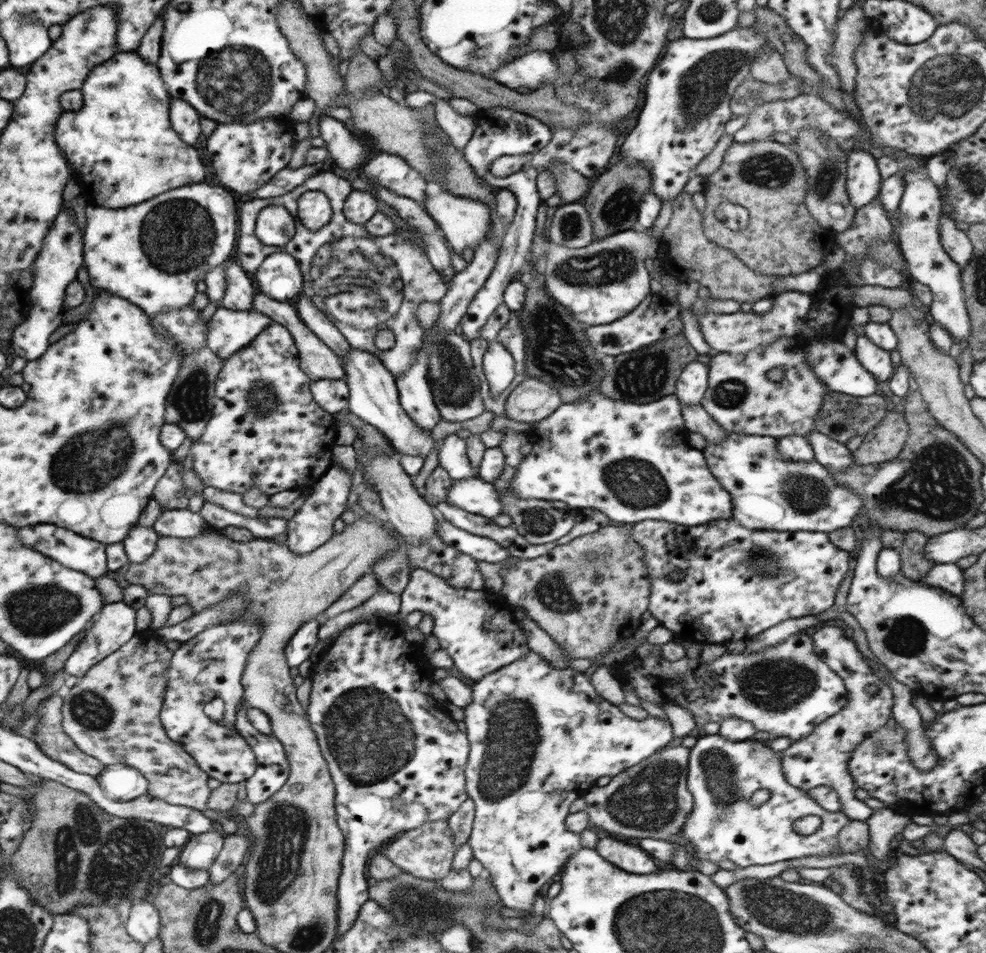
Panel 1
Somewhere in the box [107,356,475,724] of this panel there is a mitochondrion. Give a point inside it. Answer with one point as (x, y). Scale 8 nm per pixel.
(189, 402)

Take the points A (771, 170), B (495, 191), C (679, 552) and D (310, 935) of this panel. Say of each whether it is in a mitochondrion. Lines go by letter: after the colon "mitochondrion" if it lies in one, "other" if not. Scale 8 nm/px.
A: mitochondrion
B: other
C: other
D: mitochondrion

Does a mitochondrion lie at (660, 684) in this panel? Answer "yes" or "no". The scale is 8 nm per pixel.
no

